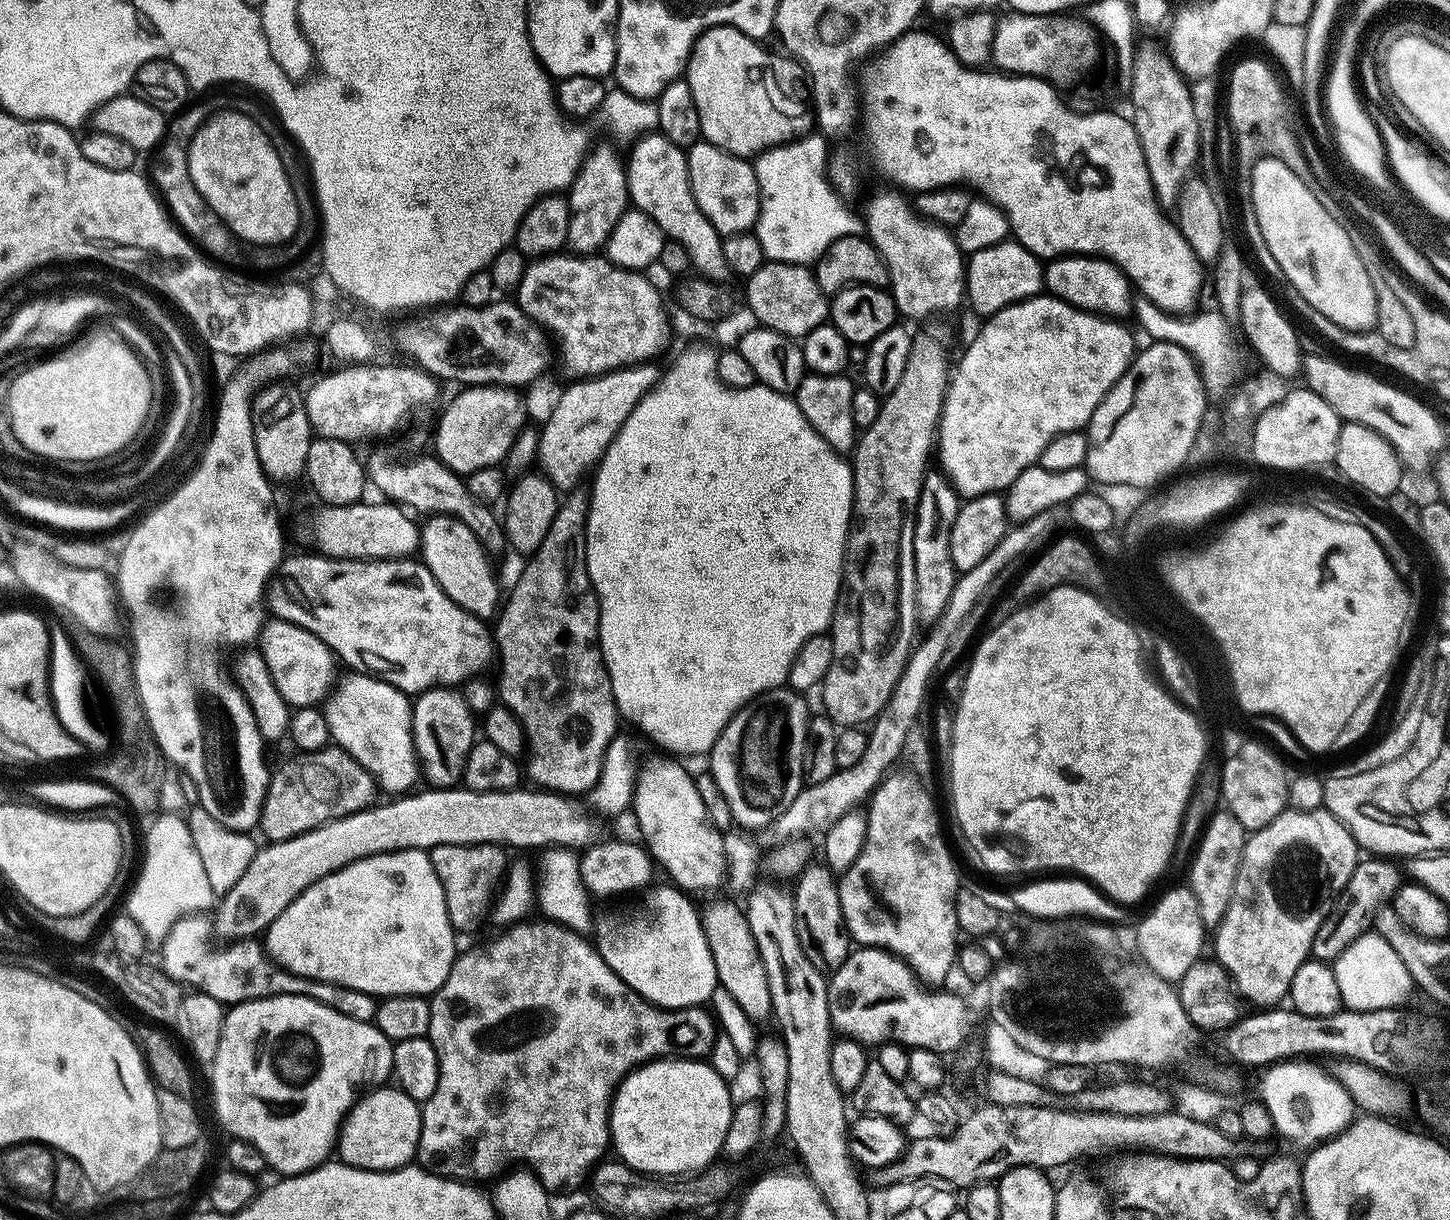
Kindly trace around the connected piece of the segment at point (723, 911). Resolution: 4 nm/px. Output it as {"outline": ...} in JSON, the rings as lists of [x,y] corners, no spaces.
{"outline":[[[716,900],[702,908],[700,921],[706,934],[706,942],[710,946],[710,954],[714,958],[714,970],[719,987],[725,988],[734,997],[734,1002],[742,1006],[742,1014],[749,1016],[752,1021],[769,1019],[772,1016],[770,982],[766,982],[766,966],[762,966],[758,942],[754,934],[750,934],[747,911],[741,905],[739,908],[728,900]]]}

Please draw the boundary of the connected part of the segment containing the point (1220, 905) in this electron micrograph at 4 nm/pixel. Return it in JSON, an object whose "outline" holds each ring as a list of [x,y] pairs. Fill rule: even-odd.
{"outline":[[[1220,810],[1208,821],[1191,857],[1192,873],[1187,883],[1198,902],[1198,914],[1202,918],[1205,929],[1215,930],[1220,927],[1222,918],[1230,906],[1230,898],[1234,894],[1234,882],[1238,878],[1238,870],[1244,853],[1246,830],[1227,810]]]}

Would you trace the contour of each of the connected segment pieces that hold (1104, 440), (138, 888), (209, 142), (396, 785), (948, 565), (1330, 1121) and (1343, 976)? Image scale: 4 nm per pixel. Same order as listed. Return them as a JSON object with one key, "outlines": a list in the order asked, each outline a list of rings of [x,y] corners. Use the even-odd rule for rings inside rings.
{"outlines":[[[[1165,340],[1149,345],[1149,348],[1141,347],[1133,356],[1132,365],[1125,370],[1122,378],[1118,378],[1118,382],[1114,382],[1088,423],[1086,471],[1096,484],[1121,483],[1145,490],[1163,485],[1168,480],[1167,476],[1174,475],[1180,467],[1188,464],[1195,435],[1206,421],[1204,411],[1208,408],[1210,397],[1204,390],[1204,380],[1192,355],[1182,350],[1182,346],[1174,346]]],[[[172,812],[159,816],[149,826],[148,833],[145,836],[143,833],[142,863],[126,896],[126,914],[134,918],[138,926],[142,926],[144,936],[152,946],[163,945],[164,939],[179,920],[185,916],[207,913],[214,904],[214,893],[187,819],[183,815],[175,816]]],[[[213,111],[208,119],[205,120],[203,126],[194,134],[194,138],[190,142],[188,147],[188,165],[190,166],[190,178],[194,178],[194,186],[198,188],[198,192],[202,194],[202,198],[205,199],[210,210],[217,215],[221,223],[228,227],[237,239],[249,245],[281,245],[287,242],[287,240],[294,238],[294,234],[300,225],[300,211],[298,210],[296,195],[292,189],[290,178],[287,177],[283,169],[282,160],[279,158],[278,152],[274,150],[274,146],[271,145],[270,138],[263,132],[259,119],[253,118],[251,120],[244,112]]],[[[349,671],[347,675],[344,677],[341,675],[335,681],[332,691],[328,693],[322,704],[326,726],[330,726],[331,743],[346,754],[350,754],[350,758],[358,761],[376,779],[381,793],[404,794],[415,789],[417,787],[417,785],[415,786],[416,776],[418,780],[421,770],[412,737],[413,701],[410,699],[409,693],[390,686],[376,676],[354,671]]],[[[932,470],[925,475],[914,522],[914,606],[917,625],[936,624],[954,593],[958,573],[950,558],[950,530],[954,526],[954,518],[958,518],[961,503],[961,497],[943,472]]],[[[1291,1060],[1271,1065],[1263,1073],[1260,1093],[1260,1099],[1274,1118],[1275,1131],[1305,1148],[1332,1139],[1346,1130],[1356,1116],[1355,1104],[1346,1090],[1327,1069],[1314,1064],[1317,1063],[1310,1060]]],[[[1369,930],[1350,944],[1346,950],[1342,950],[1340,957],[1332,964],[1334,978],[1338,978],[1338,990],[1340,991],[1340,1003],[1345,1009],[1354,1012],[1373,1012],[1383,1008],[1400,1008],[1411,998],[1414,993],[1414,985],[1410,972],[1398,956],[1398,951],[1386,942],[1375,930]]]]}

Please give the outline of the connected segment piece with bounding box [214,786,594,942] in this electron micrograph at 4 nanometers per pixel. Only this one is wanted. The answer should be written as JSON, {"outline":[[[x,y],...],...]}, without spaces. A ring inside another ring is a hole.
{"outline":[[[463,786],[454,788],[429,787],[428,792],[417,791],[415,794],[404,794],[393,804],[377,802],[371,808],[363,808],[349,816],[337,820],[328,820],[309,832],[298,834],[289,840],[274,840],[265,843],[253,856],[253,860],[246,867],[238,882],[232,889],[222,896],[215,905],[214,932],[224,942],[235,942],[259,937],[267,933],[268,927],[314,882],[326,878],[326,874],[342,870],[355,860],[361,860],[374,854],[386,854],[398,850],[418,848],[431,850],[434,846],[443,844],[495,844],[505,849],[536,848],[543,850],[547,847],[570,848],[583,850],[593,843],[592,824],[587,816],[576,806],[573,797],[551,790],[533,790],[531,787],[517,786],[510,792],[472,792]]]}

